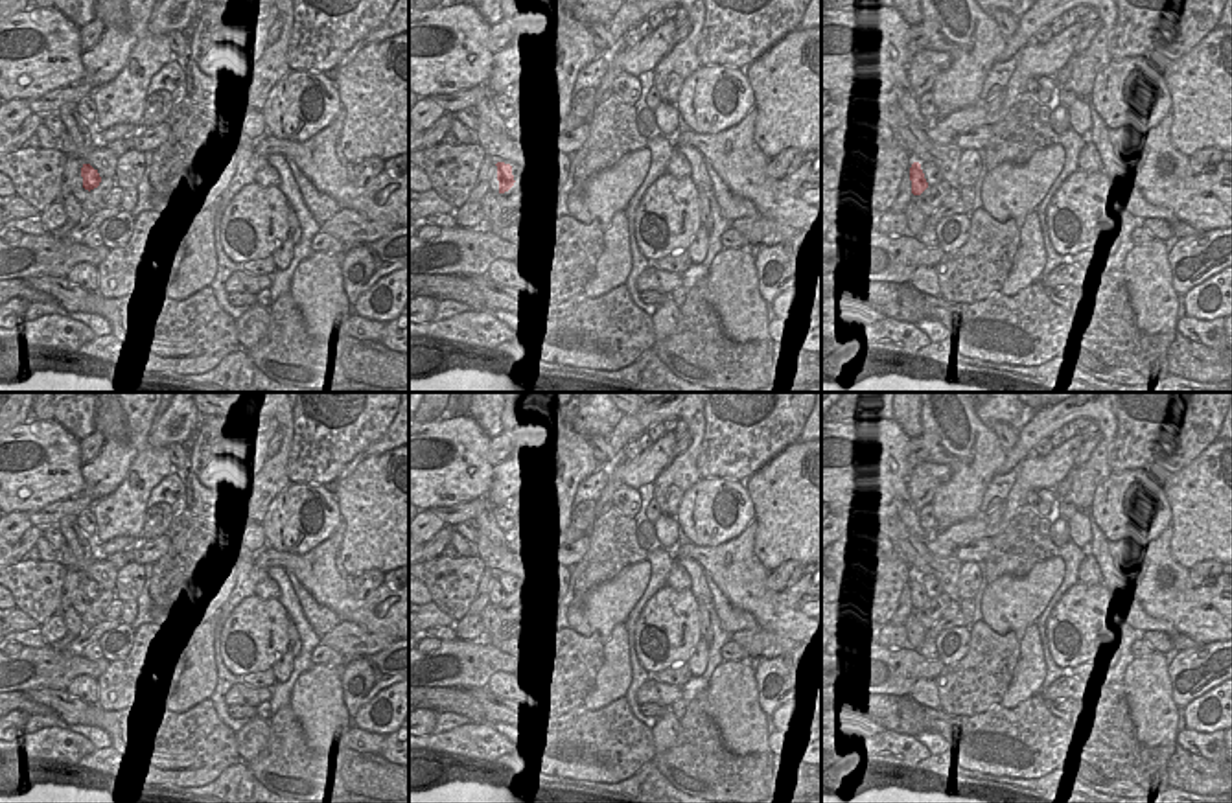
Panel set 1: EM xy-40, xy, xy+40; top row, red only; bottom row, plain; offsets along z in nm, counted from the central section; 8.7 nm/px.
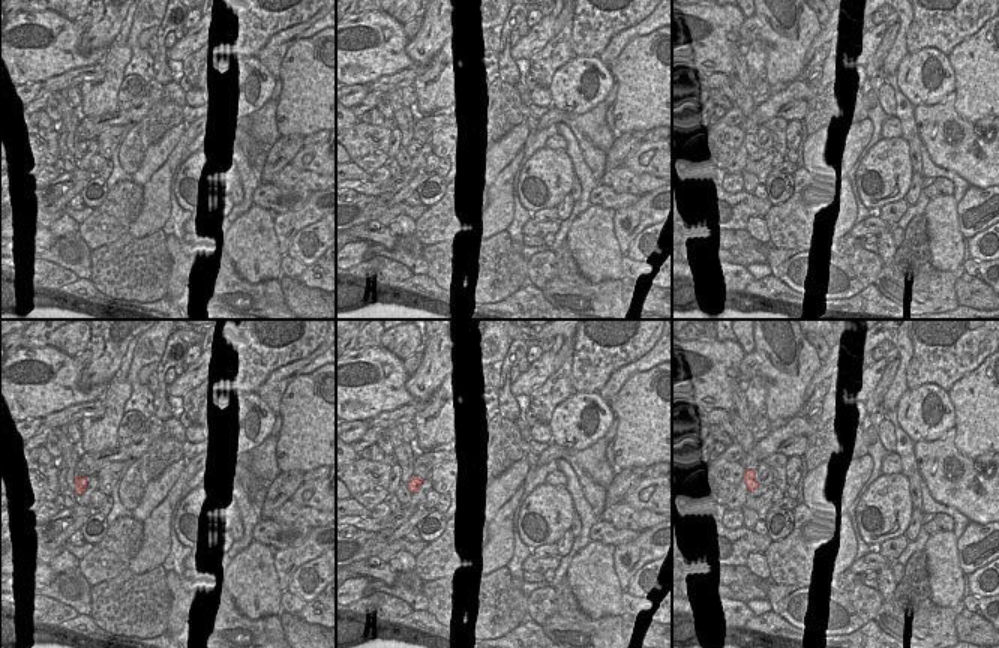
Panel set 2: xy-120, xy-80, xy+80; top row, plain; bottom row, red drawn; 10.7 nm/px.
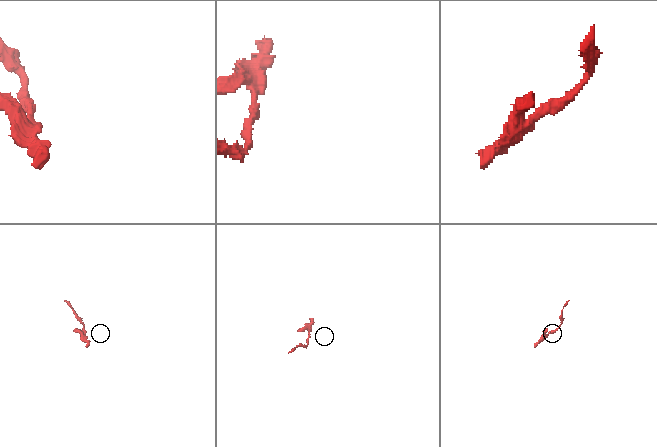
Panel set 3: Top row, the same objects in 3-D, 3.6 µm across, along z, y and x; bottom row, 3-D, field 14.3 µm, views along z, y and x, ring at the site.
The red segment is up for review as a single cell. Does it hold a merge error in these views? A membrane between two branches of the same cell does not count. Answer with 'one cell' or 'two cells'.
two cells

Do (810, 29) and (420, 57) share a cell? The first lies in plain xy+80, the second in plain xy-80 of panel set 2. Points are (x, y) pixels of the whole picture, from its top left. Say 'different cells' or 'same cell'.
different cells

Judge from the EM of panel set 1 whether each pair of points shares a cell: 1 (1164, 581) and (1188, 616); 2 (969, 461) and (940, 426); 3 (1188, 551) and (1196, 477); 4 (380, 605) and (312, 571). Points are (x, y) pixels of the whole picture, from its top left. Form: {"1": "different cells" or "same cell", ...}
{"1": "same cell", "2": "same cell", "3": "same cell", "4": "same cell"}

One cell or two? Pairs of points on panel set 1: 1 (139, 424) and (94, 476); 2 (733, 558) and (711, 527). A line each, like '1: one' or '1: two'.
1: one
2: two

